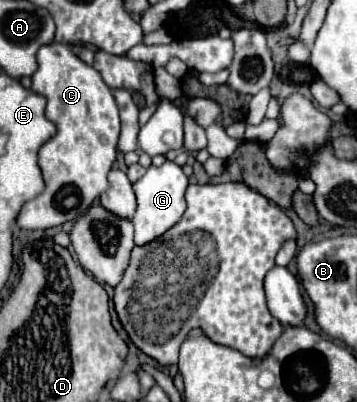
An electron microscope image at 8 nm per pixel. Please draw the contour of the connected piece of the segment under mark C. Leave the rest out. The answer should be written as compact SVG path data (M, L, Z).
M51 43L51 45L41 47L37 51L37 63L39 63L39 69L31 77L33 79L31 89L47 97L45 115L57 125L57 135L49 139L39 151L39 165L41 165L43 179L45 179L45 191L37 195L35 199L31 199L29 203L25 203L25 207L21 209L21 215L17 217L17 225L21 229L49 229L49 227L57 227L67 221L79 219L95 203L95 199L101 197L105 187L109 187L107 173L111 171L115 163L117 141L119 141L119 131L121 131L119 109L113 97L113 91L105 85L99 71L83 63L71 51L69 45Z

